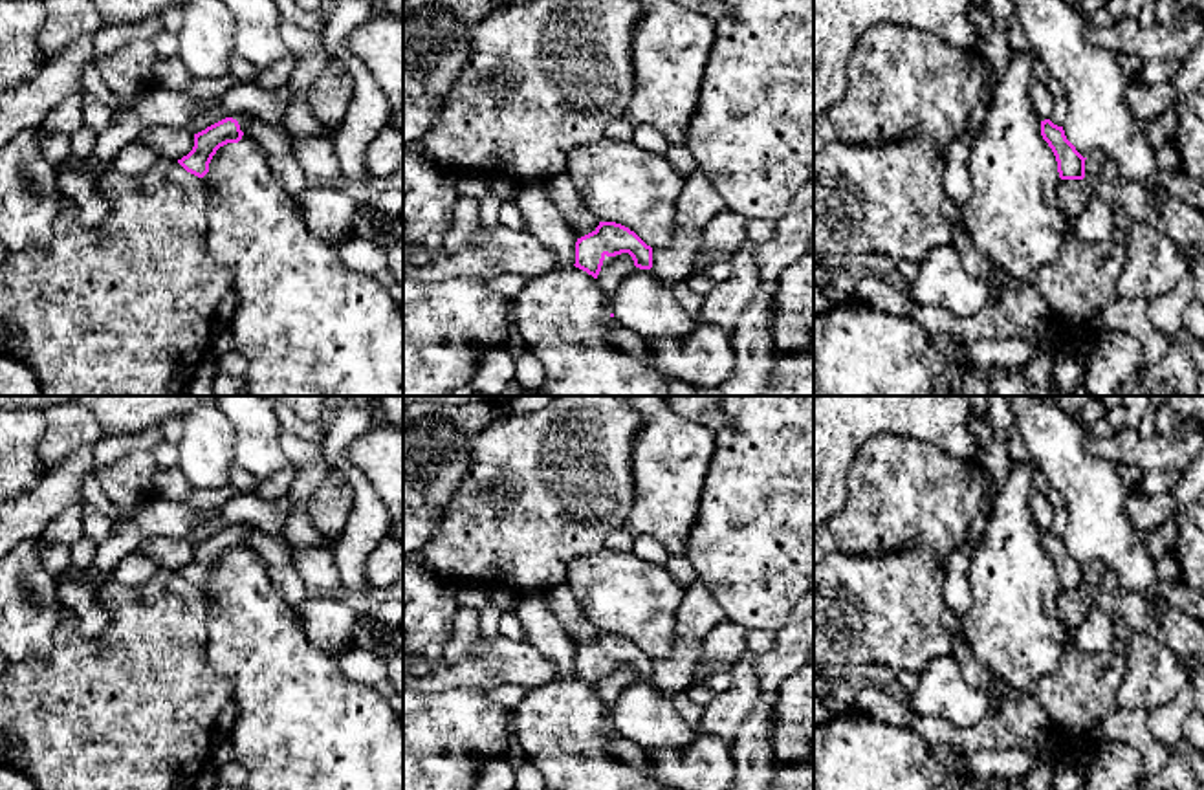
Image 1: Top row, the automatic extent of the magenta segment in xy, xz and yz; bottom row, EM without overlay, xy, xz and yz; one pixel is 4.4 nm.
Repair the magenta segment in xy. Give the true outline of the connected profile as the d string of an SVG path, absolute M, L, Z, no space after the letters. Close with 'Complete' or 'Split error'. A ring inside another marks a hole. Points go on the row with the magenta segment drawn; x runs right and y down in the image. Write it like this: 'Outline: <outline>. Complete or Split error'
Outline: M233 114L194 134L192 150L178 159L178 163L187 172L203 178L209 172L209 163L216 150L227 143L238 143L253 119L251 114Z. Split error

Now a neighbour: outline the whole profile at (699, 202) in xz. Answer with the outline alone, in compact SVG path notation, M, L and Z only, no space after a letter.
M695 170L684 178L678 194L674 225L671 242L665 247L652 249L652 275L667 288L674 288L693 273L696 255L700 253L700 238L707 224L728 205L702 172Z

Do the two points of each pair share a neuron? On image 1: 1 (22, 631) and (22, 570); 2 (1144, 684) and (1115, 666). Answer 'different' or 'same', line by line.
1: same
2: different

